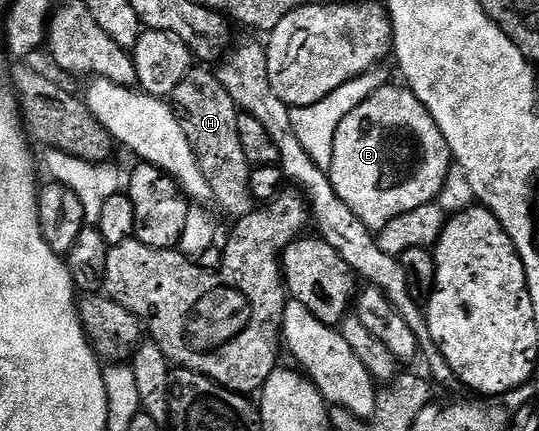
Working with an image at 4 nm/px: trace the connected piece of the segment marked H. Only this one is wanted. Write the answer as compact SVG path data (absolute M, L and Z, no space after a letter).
M192 69L169 99L181 121L181 129L185 129L185 137L189 137L189 145L193 145L201 173L205 173L205 181L209 181L214 202L219 202L220 209L238 221L252 214L257 207L255 198L251 196L253 168L245 157L245 149L241 149L241 137L237 133L241 112L233 97L225 93L225 85L221 85L218 74L211 69L203 70L207 71Z

